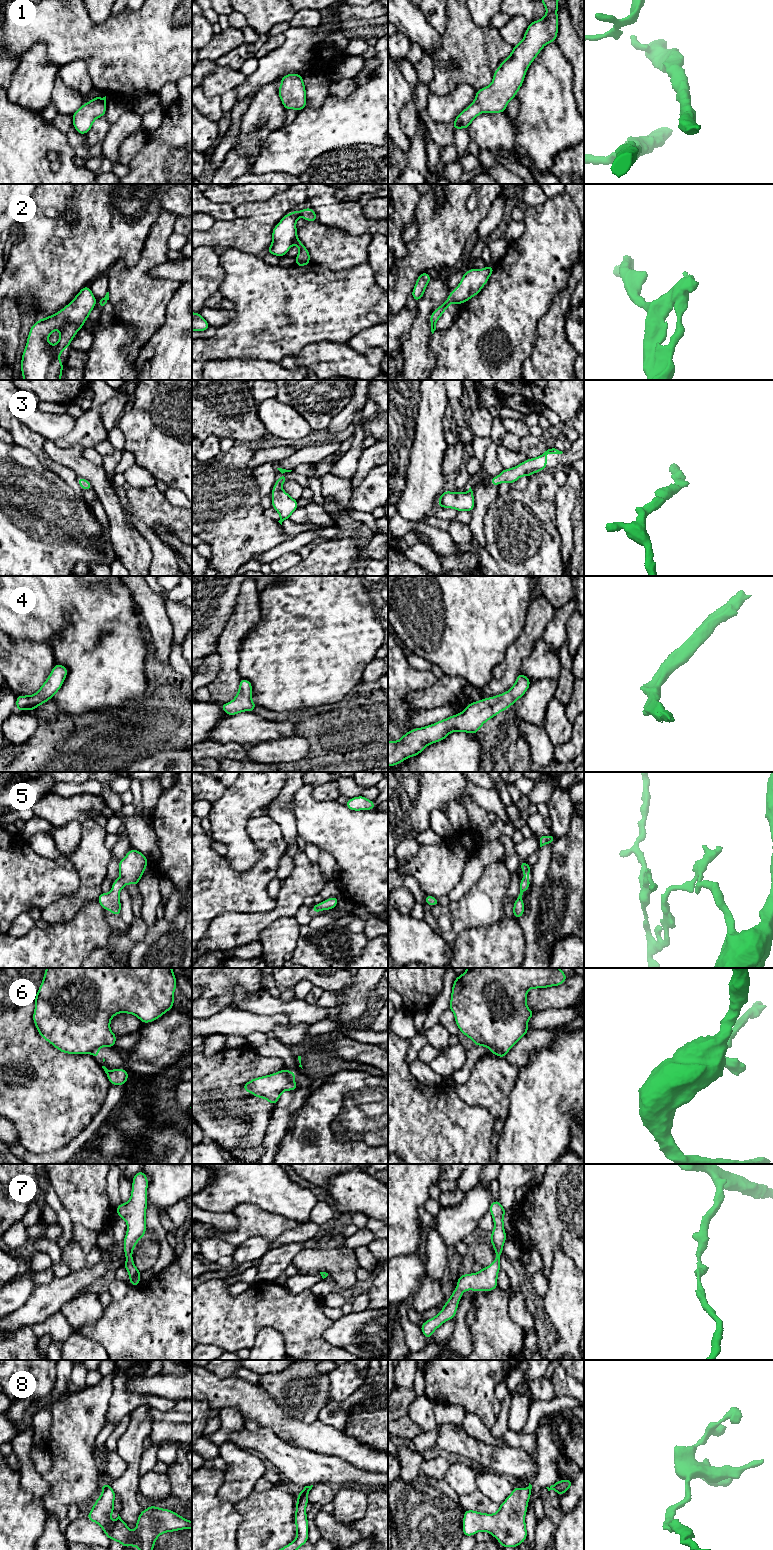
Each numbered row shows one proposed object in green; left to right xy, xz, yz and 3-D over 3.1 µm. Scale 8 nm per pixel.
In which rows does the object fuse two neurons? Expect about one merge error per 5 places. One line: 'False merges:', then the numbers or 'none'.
False merges: 6

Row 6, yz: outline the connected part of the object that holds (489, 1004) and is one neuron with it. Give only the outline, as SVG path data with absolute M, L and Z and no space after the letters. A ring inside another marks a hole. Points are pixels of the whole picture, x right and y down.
M467 968L453 983L449 1009L454 1013L459 1030L472 1039L474 1045L496 1049L506 1054L528 1033L527 1023L535 1014L527 1007L528 990L559 986L566 979L566 974L559 968Z

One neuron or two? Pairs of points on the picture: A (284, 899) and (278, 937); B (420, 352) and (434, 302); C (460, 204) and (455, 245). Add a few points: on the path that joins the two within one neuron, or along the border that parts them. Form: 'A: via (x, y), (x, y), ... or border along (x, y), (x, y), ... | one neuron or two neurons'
A: border along (293, 917), (277, 918), (261, 931) | two neurons
B: via (420, 340), (423, 314) | one neuron
C: via (456, 214), (456, 231), (454, 235) | one neuron

